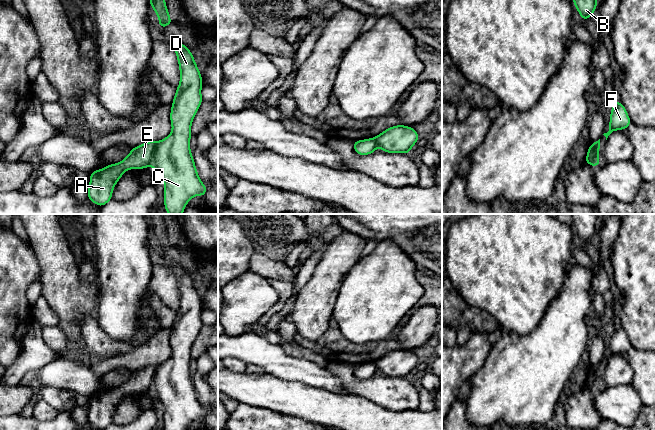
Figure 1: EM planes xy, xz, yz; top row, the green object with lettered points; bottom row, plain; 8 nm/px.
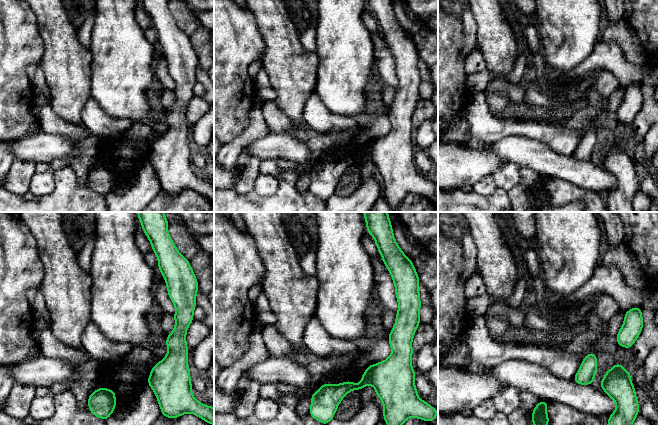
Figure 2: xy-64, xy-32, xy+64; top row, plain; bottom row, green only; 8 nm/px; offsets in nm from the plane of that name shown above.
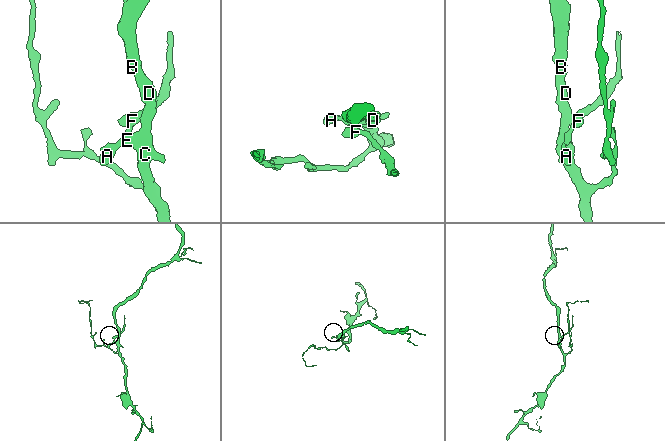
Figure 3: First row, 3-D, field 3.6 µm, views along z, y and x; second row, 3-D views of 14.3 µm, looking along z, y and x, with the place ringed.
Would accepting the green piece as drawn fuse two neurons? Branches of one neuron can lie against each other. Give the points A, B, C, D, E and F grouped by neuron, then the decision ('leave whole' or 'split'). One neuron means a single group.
A E F / B C D; split

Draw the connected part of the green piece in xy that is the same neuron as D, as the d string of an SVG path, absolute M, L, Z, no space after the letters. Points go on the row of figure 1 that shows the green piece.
M178 39L170 43L175 50L180 84L172 102L172 132L156 142L152 166L163 180L164 207L168 214L182 214L194 196L205 197L207 187L200 180L190 150L191 124L203 101L203 80L189 48Z

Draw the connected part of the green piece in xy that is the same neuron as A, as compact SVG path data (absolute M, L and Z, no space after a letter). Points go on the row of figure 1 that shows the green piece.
M147 141L135 148L120 163L110 164L105 168L90 173L87 197L102 207L112 199L112 192L117 181L129 169L144 169L152 165L156 143Z

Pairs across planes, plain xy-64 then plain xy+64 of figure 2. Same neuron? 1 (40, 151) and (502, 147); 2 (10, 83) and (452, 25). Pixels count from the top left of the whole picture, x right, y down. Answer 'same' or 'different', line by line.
1: same
2: same

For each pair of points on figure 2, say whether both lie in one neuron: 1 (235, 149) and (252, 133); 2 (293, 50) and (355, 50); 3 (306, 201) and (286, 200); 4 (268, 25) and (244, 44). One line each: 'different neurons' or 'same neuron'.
1: same neuron
2: different neurons
3: same neuron
4: different neurons

